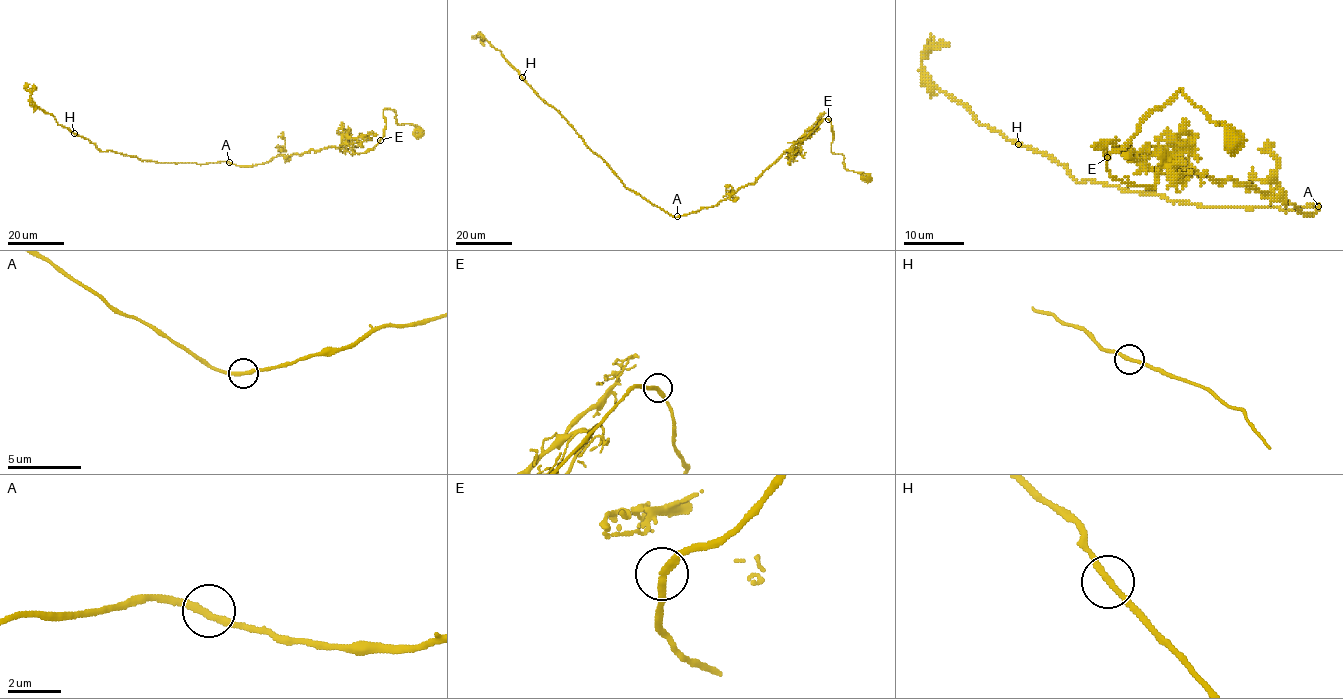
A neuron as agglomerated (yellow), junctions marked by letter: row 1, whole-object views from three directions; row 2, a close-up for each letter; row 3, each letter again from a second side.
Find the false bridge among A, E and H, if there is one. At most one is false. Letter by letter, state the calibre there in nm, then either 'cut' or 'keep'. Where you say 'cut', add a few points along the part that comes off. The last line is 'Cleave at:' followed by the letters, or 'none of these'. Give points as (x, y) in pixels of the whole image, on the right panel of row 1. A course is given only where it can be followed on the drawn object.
A: calibre 260 nm; keep
E: calibre 240 nm; keep
H: calibre 240 nm; keep
Cleave at: none of these

